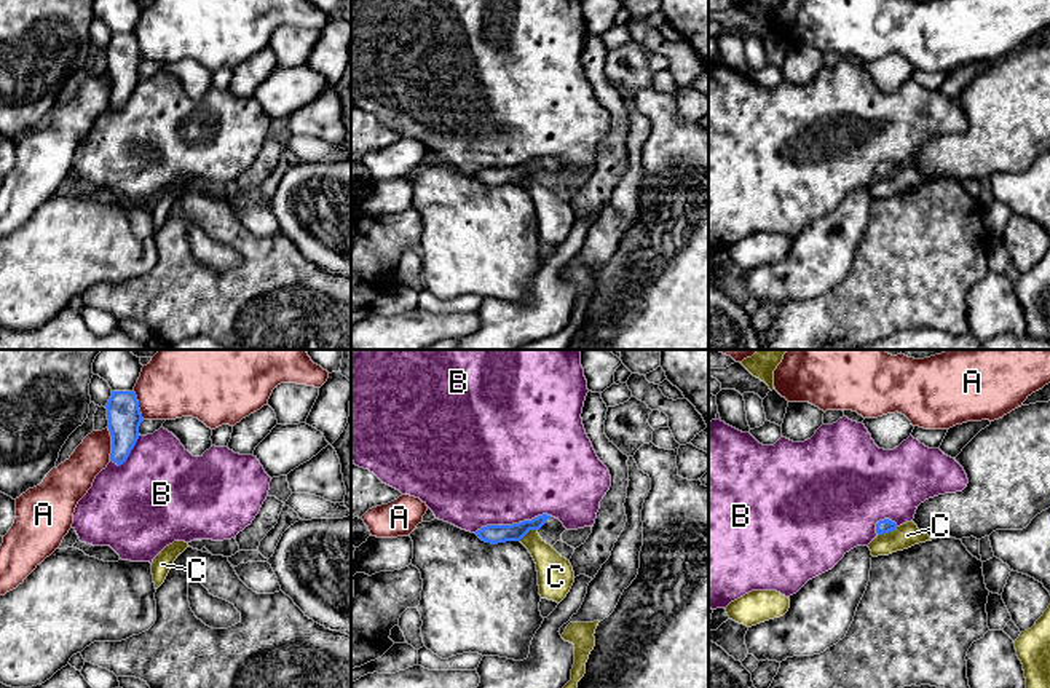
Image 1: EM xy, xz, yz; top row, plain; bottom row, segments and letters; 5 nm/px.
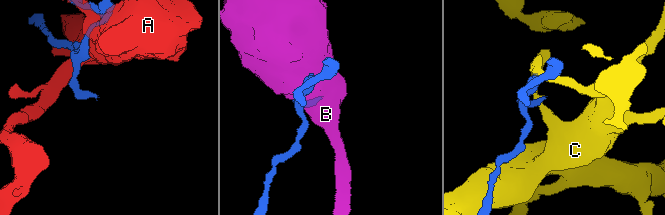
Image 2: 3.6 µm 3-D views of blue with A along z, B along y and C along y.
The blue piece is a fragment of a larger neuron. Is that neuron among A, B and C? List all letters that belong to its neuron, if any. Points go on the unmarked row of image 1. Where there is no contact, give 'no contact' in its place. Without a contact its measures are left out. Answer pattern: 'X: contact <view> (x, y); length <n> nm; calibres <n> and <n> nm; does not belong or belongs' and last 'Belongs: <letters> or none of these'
A: contact xy (112, 85); length 170 nm; calibres 170 and 190 nm; does not belong
B: contact xz (513, 166); length 400 nm; calibres 100 and 500 nm; does not belong
C: contact yz (888, 174); length 110 nm; calibres 70 and 120 nm; does not belong
Belongs: none of these

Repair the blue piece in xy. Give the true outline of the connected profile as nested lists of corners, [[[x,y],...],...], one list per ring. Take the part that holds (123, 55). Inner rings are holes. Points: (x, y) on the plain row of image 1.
[[[112,34],[105,51],[112,78],[110,102],[120,109],[134,91],[144,61],[134,34]]]

